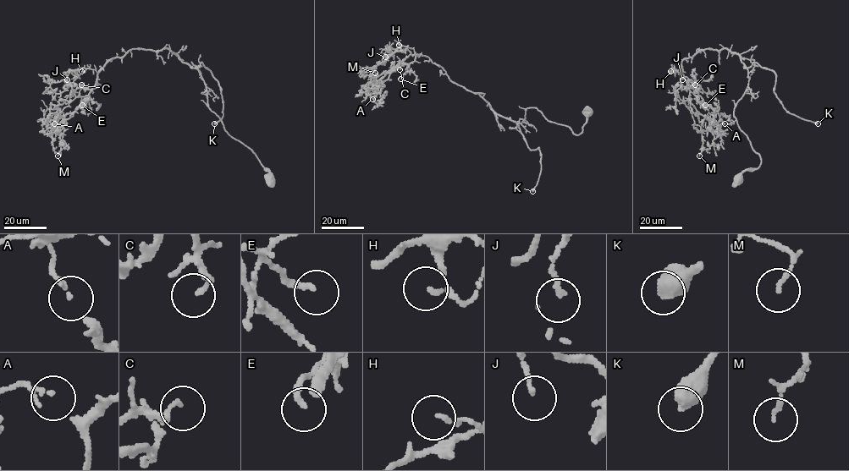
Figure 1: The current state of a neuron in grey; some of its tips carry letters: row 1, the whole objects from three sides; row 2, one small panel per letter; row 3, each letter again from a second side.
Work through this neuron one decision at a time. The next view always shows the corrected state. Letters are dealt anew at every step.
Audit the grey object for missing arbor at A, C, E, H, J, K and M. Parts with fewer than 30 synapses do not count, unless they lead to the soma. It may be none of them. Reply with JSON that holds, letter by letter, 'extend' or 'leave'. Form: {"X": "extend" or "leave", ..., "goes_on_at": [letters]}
{"A": "leave", "C": "extend", "E": "extend", "H": "leave", "J": "leave", "K": "extend", "M": "leave", "goes_on_at": ["C", "E", "K"]}

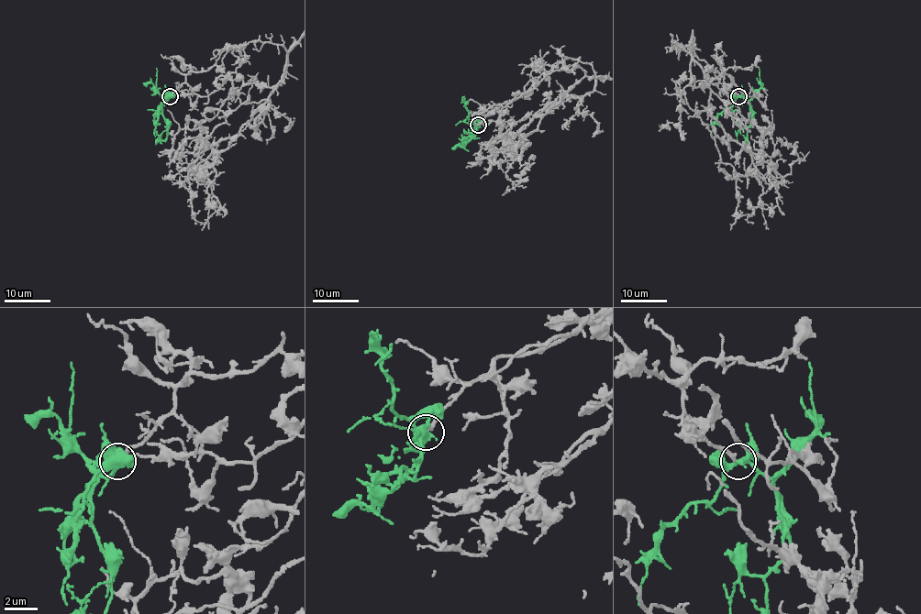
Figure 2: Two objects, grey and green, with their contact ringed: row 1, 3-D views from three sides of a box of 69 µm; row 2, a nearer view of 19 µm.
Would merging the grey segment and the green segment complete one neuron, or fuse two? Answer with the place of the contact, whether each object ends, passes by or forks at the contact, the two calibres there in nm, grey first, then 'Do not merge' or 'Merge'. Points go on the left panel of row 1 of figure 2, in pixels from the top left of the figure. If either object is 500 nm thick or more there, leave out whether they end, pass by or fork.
Place: (170, 96). At the ring grey ends. At the ring green forks. Thickness 240 nm (grey) against 260 nm. Merge

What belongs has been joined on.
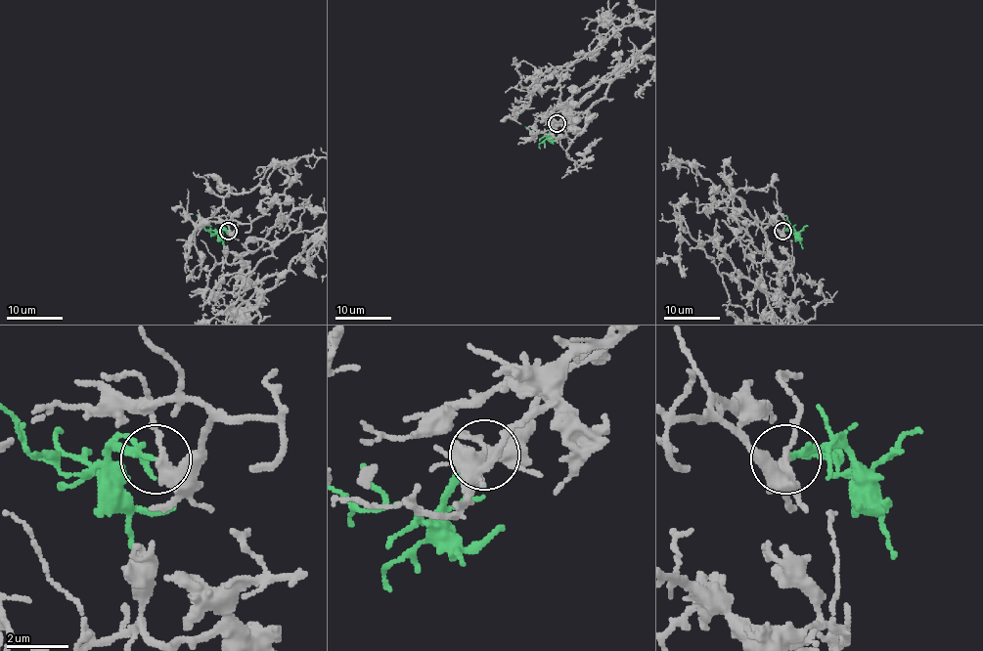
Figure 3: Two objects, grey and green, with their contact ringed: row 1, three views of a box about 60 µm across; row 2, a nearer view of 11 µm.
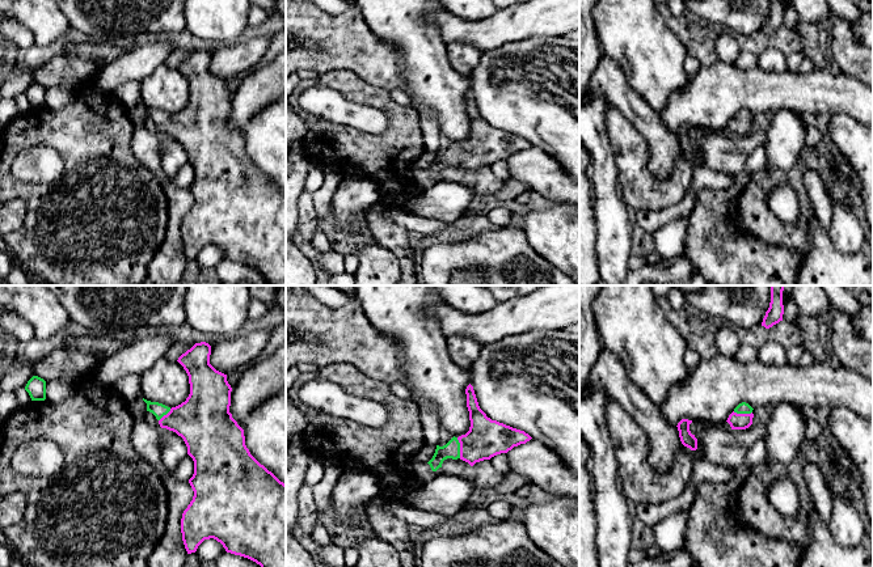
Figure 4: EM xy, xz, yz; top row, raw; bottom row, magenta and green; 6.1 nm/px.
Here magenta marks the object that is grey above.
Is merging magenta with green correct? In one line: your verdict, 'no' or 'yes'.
yes

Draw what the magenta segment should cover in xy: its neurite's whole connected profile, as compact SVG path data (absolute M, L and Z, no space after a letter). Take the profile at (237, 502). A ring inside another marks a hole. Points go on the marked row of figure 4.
M206 342L195 343L190 350L187 350L185 354L182 354L178 357L178 363L184 367L189 376L189 384L190 384L190 394L186 398L185 402L176 407L168 407L159 402L151 402L143 398L143 401L147 403L147 411L152 412L156 419L159 420L159 424L161 428L166 428L169 431L176 432L178 436L181 436L187 447L187 454L194 461L194 474L189 479L189 483L194 491L193 500L187 505L187 508L182 513L181 519L181 533L182 533L182 541L185 545L185 549L187 554L195 553L198 546L204 541L214 538L218 542L223 545L227 553L240 555L244 558L248 558L261 567L286 567L286 485L281 482L271 471L269 471L263 465L261 465L249 452L249 449L245 445L245 436L244 430L237 424L237 422L232 418L232 414L229 412L231 406L231 392L232 388L227 381L227 375L216 371L210 364L210 355L211 355L211 346Z

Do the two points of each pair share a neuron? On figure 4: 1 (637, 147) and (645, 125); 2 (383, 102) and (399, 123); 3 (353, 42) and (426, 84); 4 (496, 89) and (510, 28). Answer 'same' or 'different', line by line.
1: different
2: same
3: different
4: different

